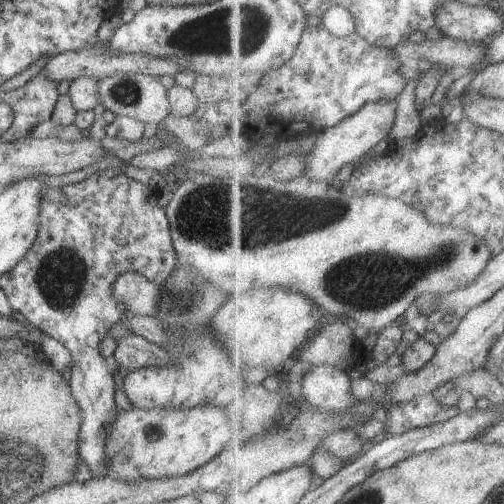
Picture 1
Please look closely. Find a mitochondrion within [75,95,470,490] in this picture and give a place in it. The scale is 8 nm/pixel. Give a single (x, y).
(204, 216)

